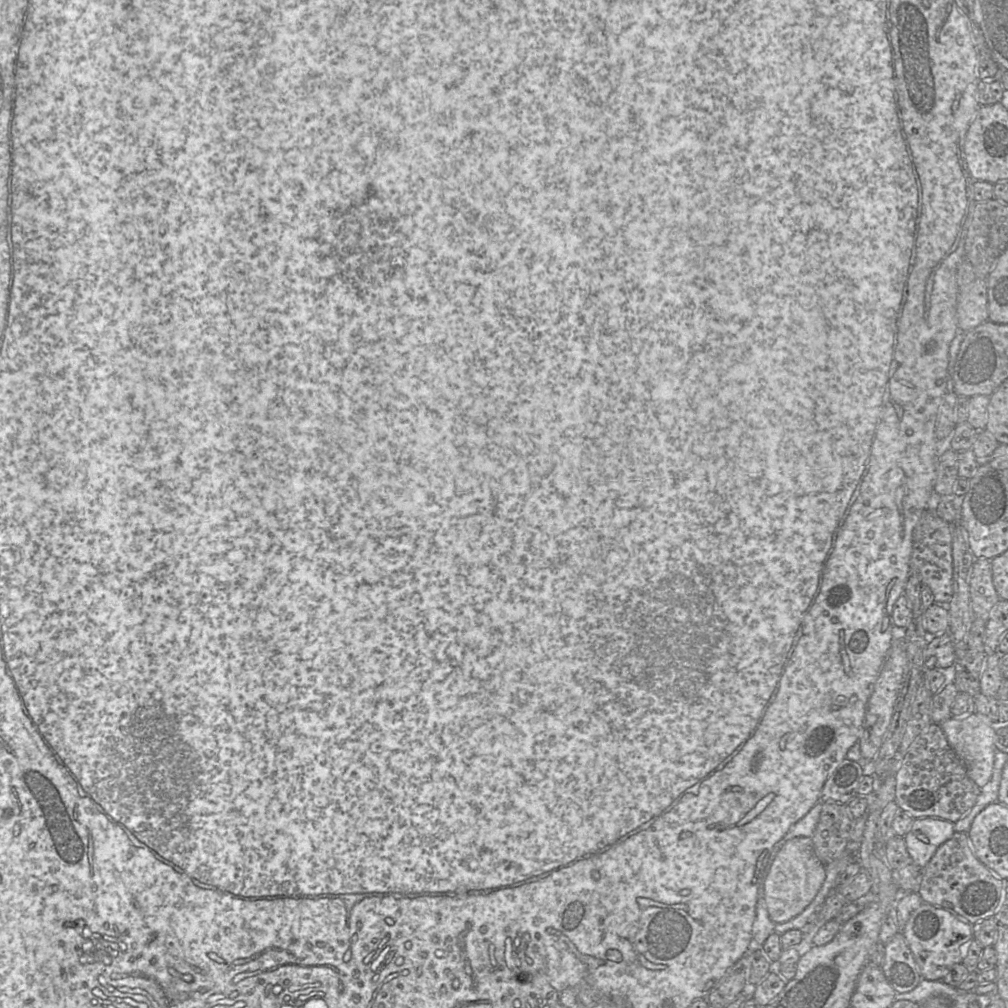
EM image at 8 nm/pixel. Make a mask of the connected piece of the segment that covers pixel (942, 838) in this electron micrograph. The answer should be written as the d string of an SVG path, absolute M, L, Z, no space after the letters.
M924 817L914 819L903 838L913 863L923 868L939 846L949 840L955 832L952 822Z

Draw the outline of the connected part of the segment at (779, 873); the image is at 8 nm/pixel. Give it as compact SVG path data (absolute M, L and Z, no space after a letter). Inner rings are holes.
M811 837L788 840L772 859L761 886L767 911L774 923L789 921L803 912L822 888L826 867L816 856Z

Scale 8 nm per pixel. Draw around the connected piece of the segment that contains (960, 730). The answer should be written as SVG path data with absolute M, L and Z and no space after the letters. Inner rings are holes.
M980 714L970 716L952 716L940 724L950 746L963 762L969 777L979 787L985 786L991 779L997 748L993 723Z

